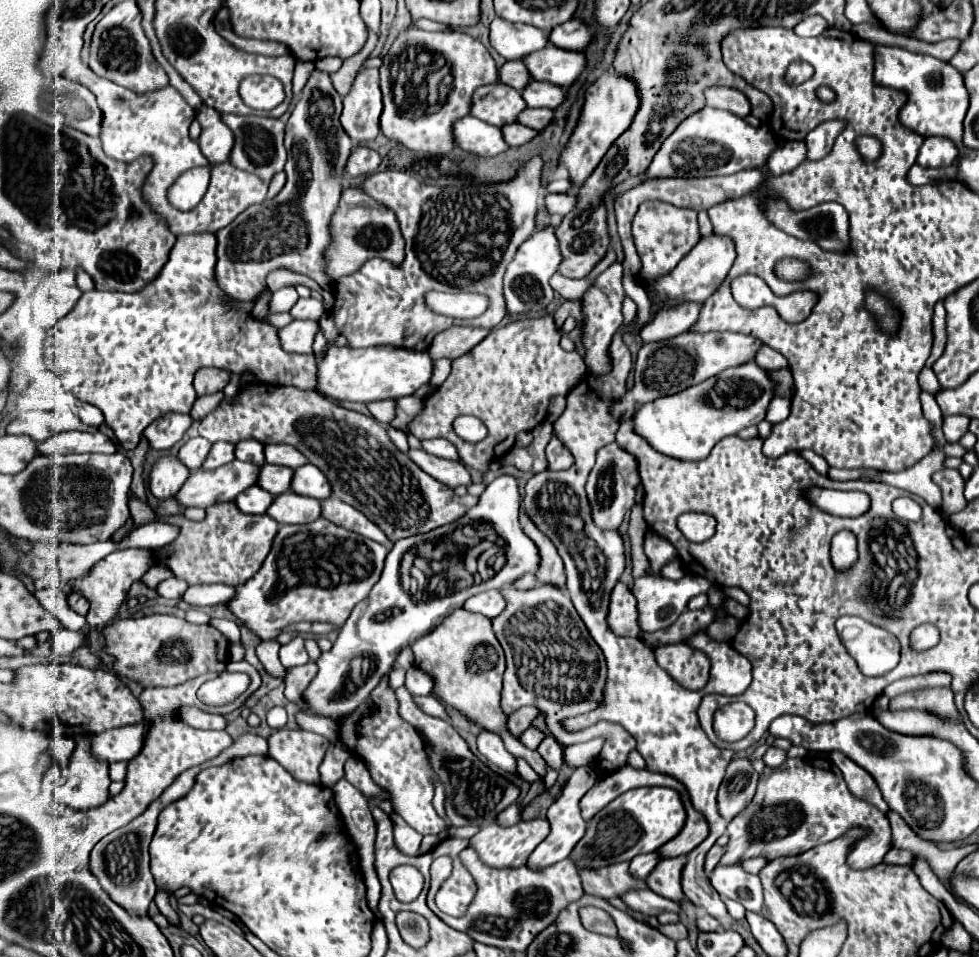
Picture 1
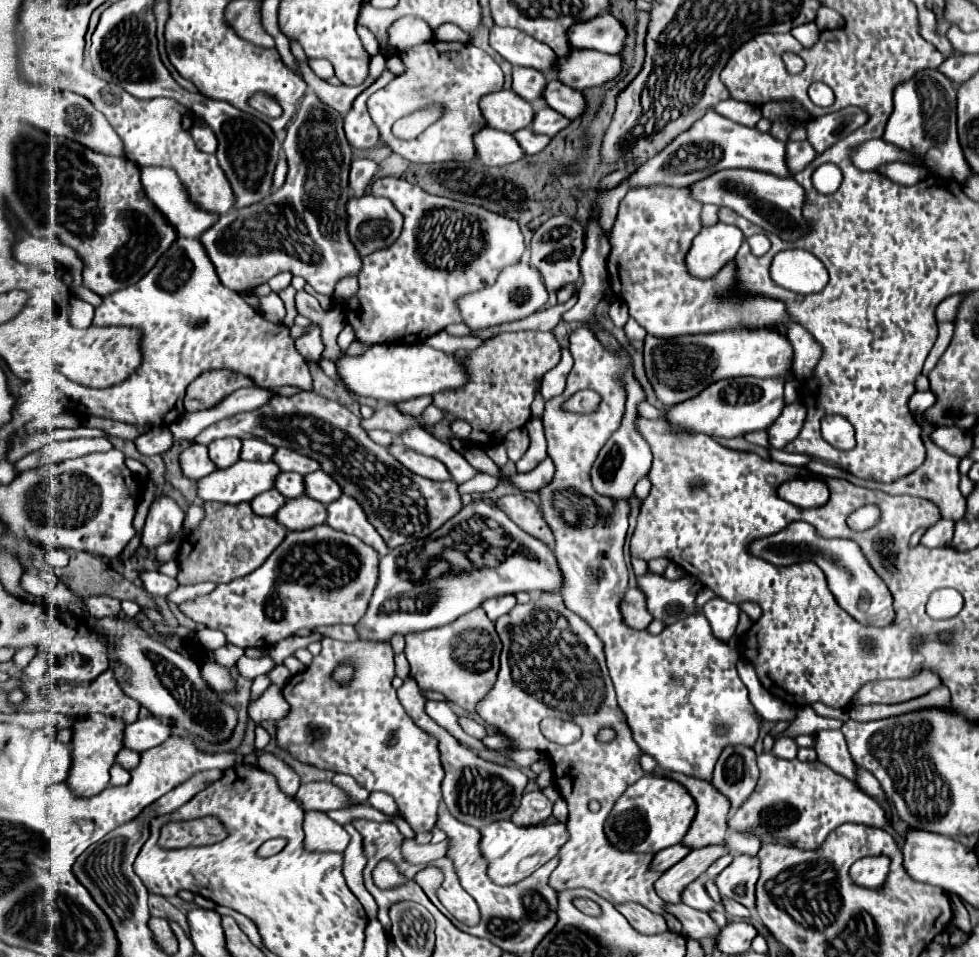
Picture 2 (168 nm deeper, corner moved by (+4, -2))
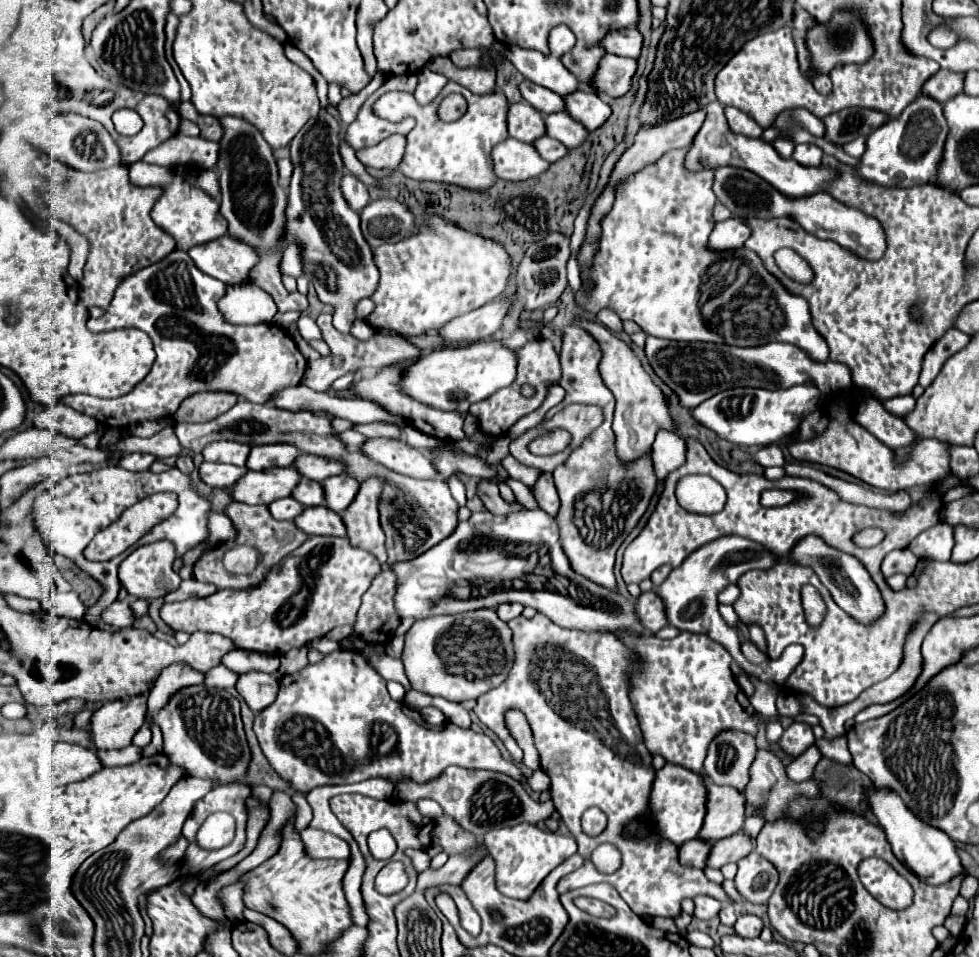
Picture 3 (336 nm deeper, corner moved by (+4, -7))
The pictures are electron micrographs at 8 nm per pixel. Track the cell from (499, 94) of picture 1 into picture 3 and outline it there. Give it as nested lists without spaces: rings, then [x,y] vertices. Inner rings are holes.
[[[527,102],[509,106],[507,124],[509,124],[509,136],[527,144],[531,144],[533,140],[545,134],[545,122],[541,112],[537,112]]]

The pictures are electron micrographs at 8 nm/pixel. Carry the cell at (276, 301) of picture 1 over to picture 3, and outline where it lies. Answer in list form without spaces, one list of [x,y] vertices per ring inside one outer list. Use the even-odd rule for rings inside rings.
[[[289,244],[289,248],[283,250],[283,256],[281,256],[281,262],[279,262],[279,270],[283,276],[301,276],[301,258],[299,258],[299,252],[297,252],[297,246]]]

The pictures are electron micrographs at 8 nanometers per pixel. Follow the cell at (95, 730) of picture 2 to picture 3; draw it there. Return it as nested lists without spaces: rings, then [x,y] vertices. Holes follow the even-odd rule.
[[[145,696],[129,698],[125,702],[107,702],[91,716],[89,736],[93,748],[119,750],[127,748],[135,732],[145,724]]]

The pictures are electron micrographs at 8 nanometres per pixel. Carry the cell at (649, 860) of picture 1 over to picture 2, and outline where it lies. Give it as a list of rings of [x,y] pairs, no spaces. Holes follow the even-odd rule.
[[[677,843],[677,845],[673,845],[673,847],[667,847],[667,849],[659,851],[659,853],[655,855],[655,859],[653,859],[651,865],[653,865],[655,871],[667,871],[667,869],[673,867],[675,863],[679,863],[689,851],[691,851],[691,847],[687,847],[687,845],[683,845],[683,843]]]

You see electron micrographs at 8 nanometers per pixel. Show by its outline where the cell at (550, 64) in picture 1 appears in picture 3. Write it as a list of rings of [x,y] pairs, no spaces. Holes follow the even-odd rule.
[[[605,54],[599,60],[599,68],[591,80],[591,88],[597,94],[605,94],[607,98],[617,98],[629,92],[631,78],[637,70],[637,60],[621,58],[613,54]]]

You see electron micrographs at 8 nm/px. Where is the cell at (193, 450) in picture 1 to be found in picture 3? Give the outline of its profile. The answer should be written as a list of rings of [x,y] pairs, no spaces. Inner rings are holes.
[[[203,462],[199,466],[199,478],[211,488],[229,488],[241,474],[245,474],[245,468],[233,468],[227,464],[213,462]]]

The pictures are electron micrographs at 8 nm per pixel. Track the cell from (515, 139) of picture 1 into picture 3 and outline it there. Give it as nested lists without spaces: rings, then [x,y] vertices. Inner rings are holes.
[[[541,136],[539,140],[535,140],[535,142],[533,142],[533,148],[535,148],[535,150],[539,152],[539,156],[545,158],[547,162],[557,162],[559,158],[563,158],[563,156],[569,152],[569,148],[565,148],[561,142],[557,142],[557,140],[549,138],[549,136]]]

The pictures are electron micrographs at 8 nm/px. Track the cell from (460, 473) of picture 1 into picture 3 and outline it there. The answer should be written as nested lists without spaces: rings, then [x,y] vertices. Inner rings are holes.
[[[369,438],[361,450],[369,454],[371,460],[377,460],[389,470],[405,476],[421,478],[421,480],[435,480],[439,476],[435,464],[417,448],[409,446],[405,440]]]

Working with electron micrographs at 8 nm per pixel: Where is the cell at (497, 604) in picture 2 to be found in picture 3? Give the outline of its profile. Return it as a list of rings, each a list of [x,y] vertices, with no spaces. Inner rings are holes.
[[[499,604],[499,608],[497,608],[497,616],[499,616],[503,622],[509,622],[511,618],[519,616],[521,610],[523,610],[521,604]]]

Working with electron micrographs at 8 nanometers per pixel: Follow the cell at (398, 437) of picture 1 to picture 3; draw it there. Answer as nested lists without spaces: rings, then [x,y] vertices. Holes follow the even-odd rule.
[[[355,430],[341,432],[341,440],[345,440],[345,444],[349,444],[349,448],[361,448],[367,442],[367,438],[361,432],[355,432]]]

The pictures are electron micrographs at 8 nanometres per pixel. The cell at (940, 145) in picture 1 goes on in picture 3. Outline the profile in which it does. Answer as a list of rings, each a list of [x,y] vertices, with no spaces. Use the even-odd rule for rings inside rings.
[[[861,136],[861,138],[857,138],[857,140],[849,142],[849,144],[845,144],[843,150],[845,150],[849,156],[853,156],[853,158],[861,158],[861,156],[865,154],[865,136]]]

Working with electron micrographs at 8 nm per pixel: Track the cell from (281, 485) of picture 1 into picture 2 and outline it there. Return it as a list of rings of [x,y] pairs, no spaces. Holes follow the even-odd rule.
[[[281,473],[277,477],[277,485],[275,489],[285,495],[287,499],[295,499],[295,497],[301,497],[303,491],[305,491],[305,479],[297,473]]]

